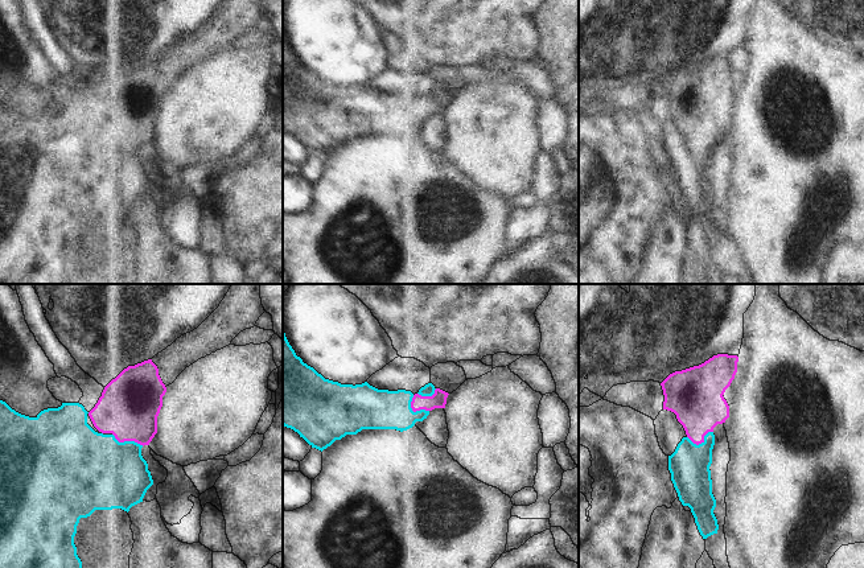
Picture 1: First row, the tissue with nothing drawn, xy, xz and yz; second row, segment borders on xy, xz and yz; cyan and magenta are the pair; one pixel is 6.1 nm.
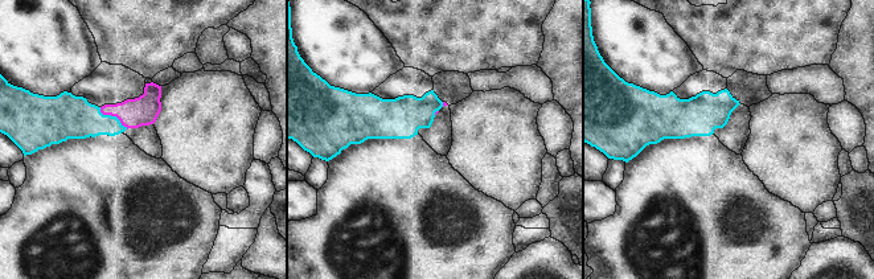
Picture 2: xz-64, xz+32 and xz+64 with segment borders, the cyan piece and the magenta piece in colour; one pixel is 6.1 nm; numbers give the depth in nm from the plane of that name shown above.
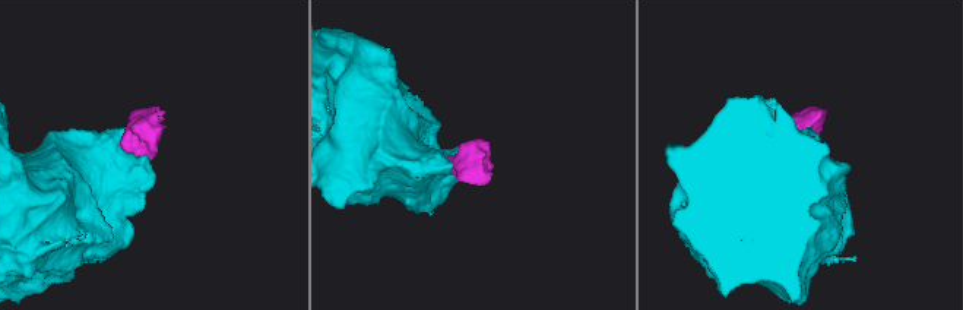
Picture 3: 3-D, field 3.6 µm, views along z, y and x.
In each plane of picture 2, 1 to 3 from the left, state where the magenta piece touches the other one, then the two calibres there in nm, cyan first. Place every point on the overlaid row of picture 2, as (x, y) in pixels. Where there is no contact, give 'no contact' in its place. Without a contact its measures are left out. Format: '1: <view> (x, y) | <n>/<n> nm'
1: xz-64 (113, 117) | 260/180 nm
2: xz+32 (435, 111) | 260/20 nm
3: no contact

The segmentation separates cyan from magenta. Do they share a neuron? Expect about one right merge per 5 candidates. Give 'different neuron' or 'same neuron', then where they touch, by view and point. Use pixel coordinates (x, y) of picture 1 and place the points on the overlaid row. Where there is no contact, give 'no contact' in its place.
same neuron; contact xy (127, 441)

